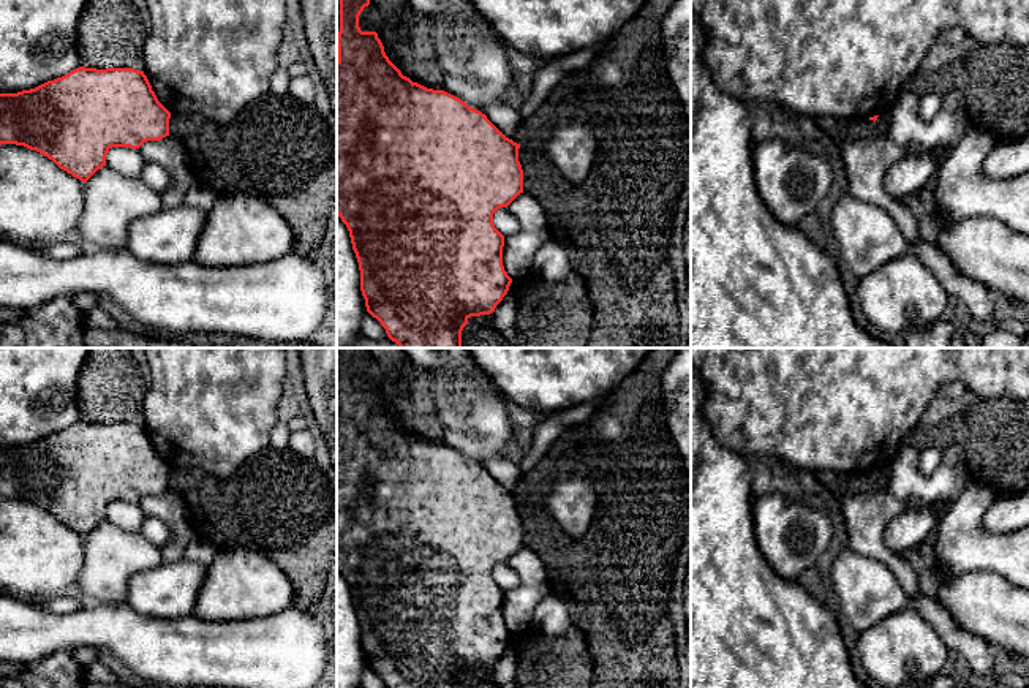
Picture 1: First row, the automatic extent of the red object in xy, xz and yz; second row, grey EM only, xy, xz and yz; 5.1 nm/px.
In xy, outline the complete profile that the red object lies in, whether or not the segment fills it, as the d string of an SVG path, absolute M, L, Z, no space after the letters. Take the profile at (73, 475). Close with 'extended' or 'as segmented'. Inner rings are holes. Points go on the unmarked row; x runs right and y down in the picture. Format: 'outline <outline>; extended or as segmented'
outline M85 422L47 435L35 443L17 448L0 448L0 500L16 498L52 514L81 536L87 536L106 520L106 509L112 501L139 503L147 495L169 490L171 467L158 456L144 425L134 422Z; as segmented

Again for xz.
outline M338 348L340 386L337 391L337 569L346 579L360 625L360 645L367 666L386 683L386 688L462 688L471 671L490 669L507 648L512 633L503 620L504 590L493 579L493 568L507 561L523 547L523 524L518 516L520 498L506 492L481 465L460 452L427 443L389 414L376 386L362 386L359 370L370 359L368 348Z; as segmented

